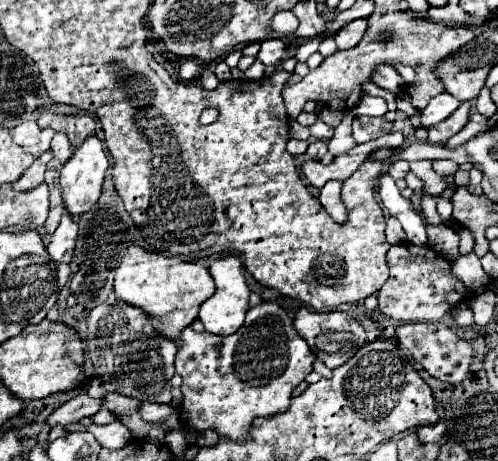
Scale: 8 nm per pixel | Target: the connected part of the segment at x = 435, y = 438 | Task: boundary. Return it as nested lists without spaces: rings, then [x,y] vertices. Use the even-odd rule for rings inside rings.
[[[438,422],[438,424],[432,424],[432,426],[418,428],[416,436],[418,436],[420,444],[428,444],[428,442],[440,442],[444,438],[444,432],[446,432],[444,422]]]

